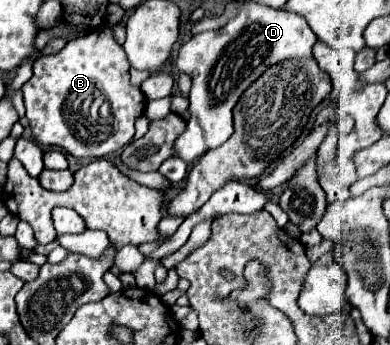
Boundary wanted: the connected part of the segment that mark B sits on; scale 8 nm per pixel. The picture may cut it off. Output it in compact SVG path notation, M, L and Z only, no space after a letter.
M107 25L79 37L79 41L69 41L61 53L39 57L33 65L33 77L21 91L33 139L47 147L61 147L77 159L99 159L125 147L133 139L135 119L143 115L147 103L141 89L129 83L129 61Z

